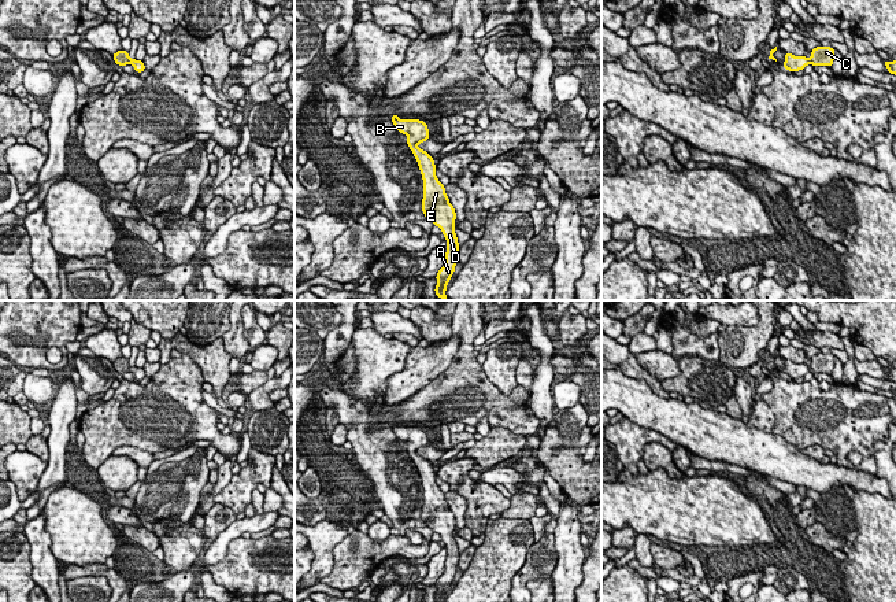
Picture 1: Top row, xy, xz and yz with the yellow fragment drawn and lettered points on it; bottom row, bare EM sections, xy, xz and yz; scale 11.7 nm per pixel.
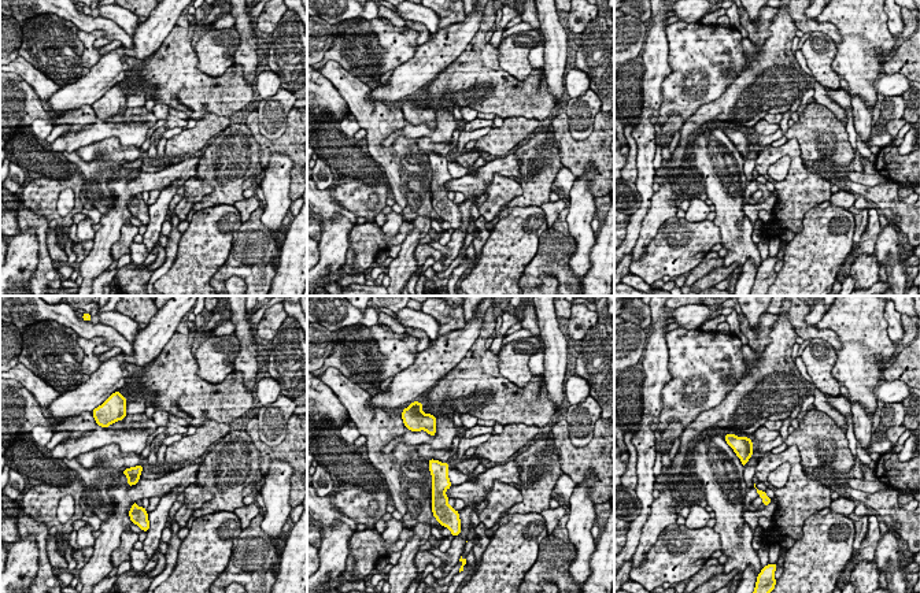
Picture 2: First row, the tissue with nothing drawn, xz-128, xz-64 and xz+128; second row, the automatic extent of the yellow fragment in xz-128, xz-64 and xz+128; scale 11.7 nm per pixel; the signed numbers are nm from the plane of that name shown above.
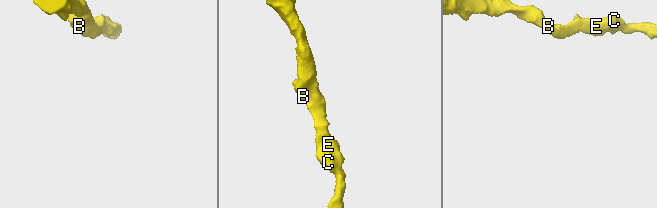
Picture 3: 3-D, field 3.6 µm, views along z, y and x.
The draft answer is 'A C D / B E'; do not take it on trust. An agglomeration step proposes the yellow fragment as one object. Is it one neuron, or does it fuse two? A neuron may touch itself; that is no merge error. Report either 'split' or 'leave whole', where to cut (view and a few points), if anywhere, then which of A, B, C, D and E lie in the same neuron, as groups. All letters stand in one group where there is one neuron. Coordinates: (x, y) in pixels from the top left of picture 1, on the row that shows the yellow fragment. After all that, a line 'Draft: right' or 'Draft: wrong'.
leave whole; cut none; groups A B C D E
Draft: wrong

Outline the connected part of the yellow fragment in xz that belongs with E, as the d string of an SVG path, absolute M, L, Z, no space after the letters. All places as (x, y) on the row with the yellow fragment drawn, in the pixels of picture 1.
M397 114L390 117L399 133L407 136L407 145L412 151L423 180L422 213L441 229L447 240L447 252L444 266L438 270L434 288L436 296L448 300L445 291L447 284L453 276L456 259L459 256L459 243L455 233L455 207L449 203L444 185L436 177L436 165L433 158L416 145L429 140L429 128L425 121L399 119Z

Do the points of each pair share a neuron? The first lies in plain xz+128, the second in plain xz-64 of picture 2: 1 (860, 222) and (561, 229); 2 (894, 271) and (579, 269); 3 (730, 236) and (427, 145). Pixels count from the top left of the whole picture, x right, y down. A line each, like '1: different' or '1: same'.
1: different
2: same
3: different

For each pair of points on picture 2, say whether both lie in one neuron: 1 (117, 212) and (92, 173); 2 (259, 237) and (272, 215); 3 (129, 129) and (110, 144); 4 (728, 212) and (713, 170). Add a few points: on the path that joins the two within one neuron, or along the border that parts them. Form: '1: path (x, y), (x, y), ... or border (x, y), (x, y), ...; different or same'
1: border (118, 173), (107, 184), (113, 206), (102, 215); different
2: border (262, 208), (261, 221), (273, 233), (280, 248); different
3: border (85, 145), (115, 137), (124, 145), (139, 148); different
4: path (728, 202), (724, 185), (720, 181); same

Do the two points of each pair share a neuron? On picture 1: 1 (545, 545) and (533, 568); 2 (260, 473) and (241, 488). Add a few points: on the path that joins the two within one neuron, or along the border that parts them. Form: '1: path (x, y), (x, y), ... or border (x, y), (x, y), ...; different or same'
1: path (544, 550), (539, 562); same
2: path (256, 475), (245, 484); same

